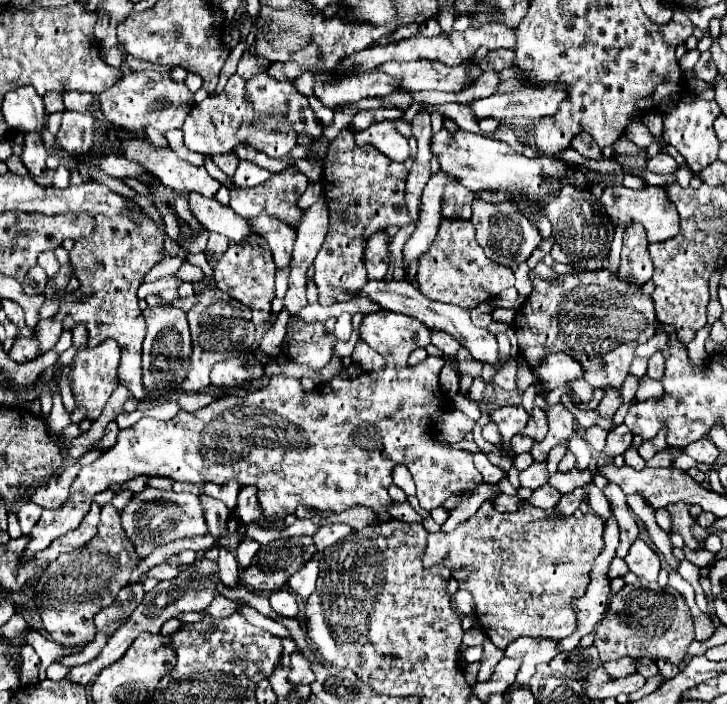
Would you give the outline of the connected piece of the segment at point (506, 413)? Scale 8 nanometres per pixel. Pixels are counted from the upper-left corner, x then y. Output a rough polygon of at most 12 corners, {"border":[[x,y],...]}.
{"border":[[504,406],[490,412],[502,436],[502,456],[514,452],[510,440],[528,422],[524,406]]}

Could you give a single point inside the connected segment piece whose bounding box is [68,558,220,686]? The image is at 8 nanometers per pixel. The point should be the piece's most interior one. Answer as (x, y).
(194, 590)

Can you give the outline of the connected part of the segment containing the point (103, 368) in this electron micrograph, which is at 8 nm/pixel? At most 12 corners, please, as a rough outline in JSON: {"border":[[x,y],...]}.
{"border":[[104,340],[70,364],[72,396],[88,420],[118,386],[120,346]]}

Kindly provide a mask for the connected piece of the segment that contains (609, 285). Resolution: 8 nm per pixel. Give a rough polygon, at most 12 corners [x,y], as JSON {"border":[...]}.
{"border":[[544,262],[514,318],[530,366],[568,352],[618,388],[658,328],[610,270]]}

